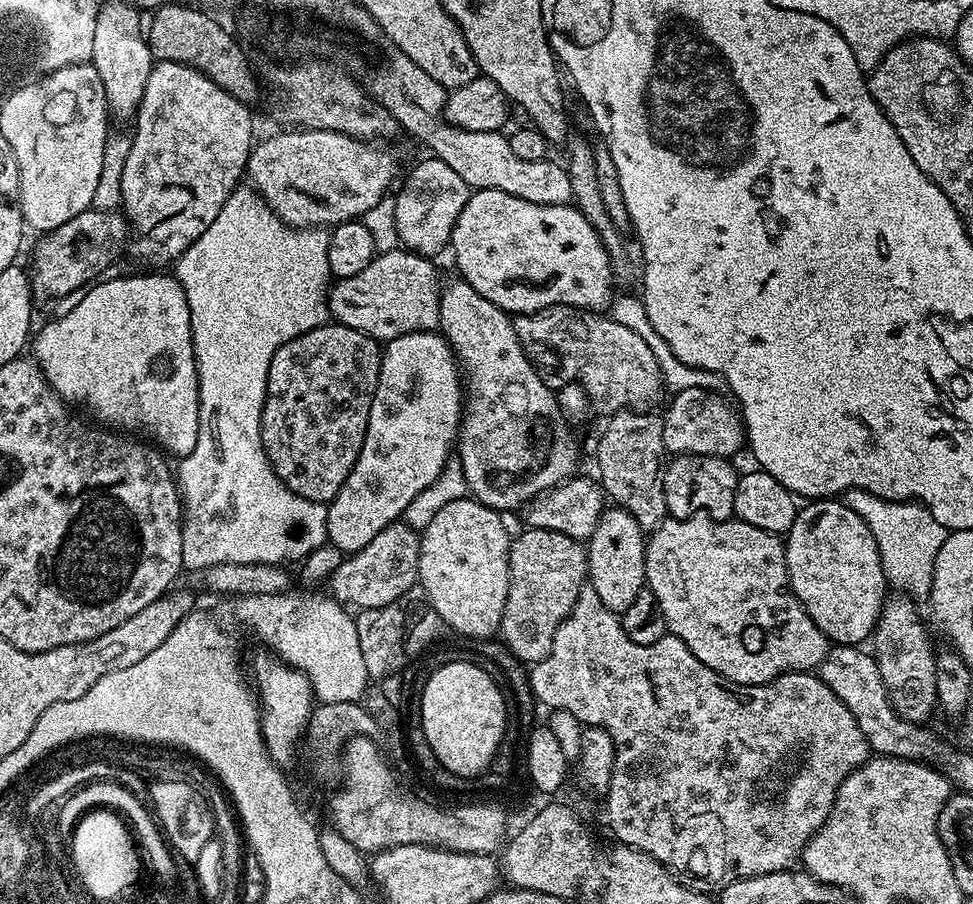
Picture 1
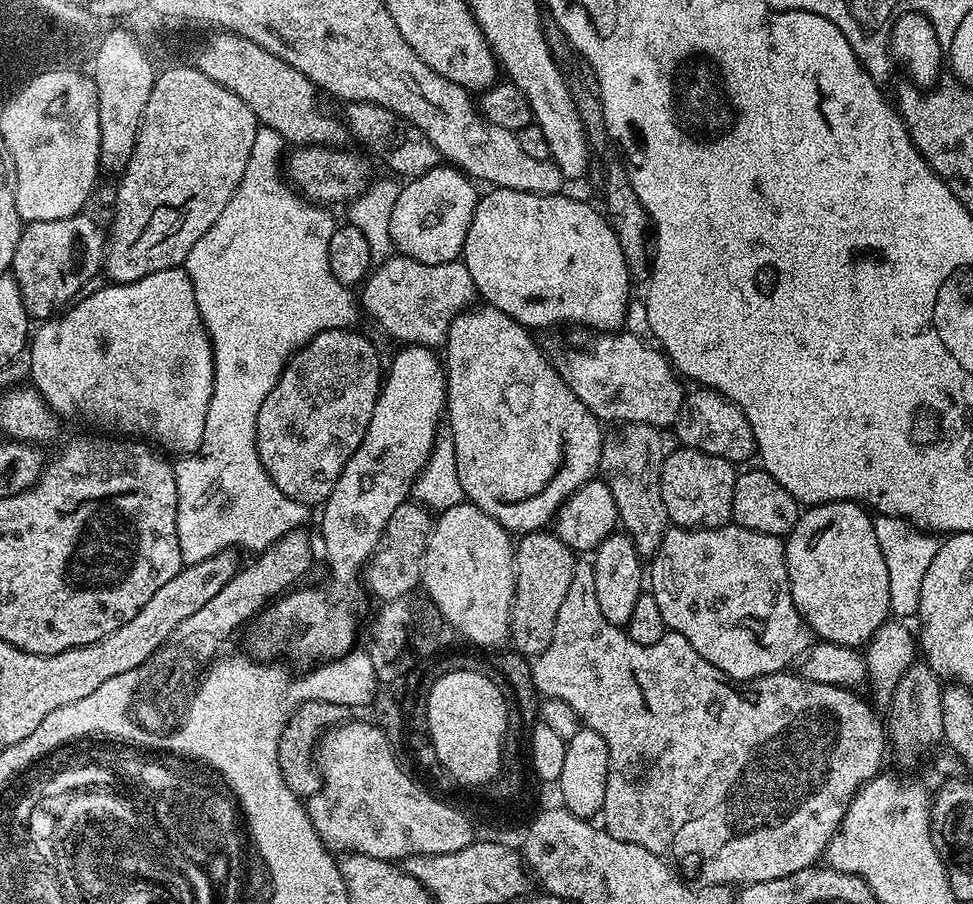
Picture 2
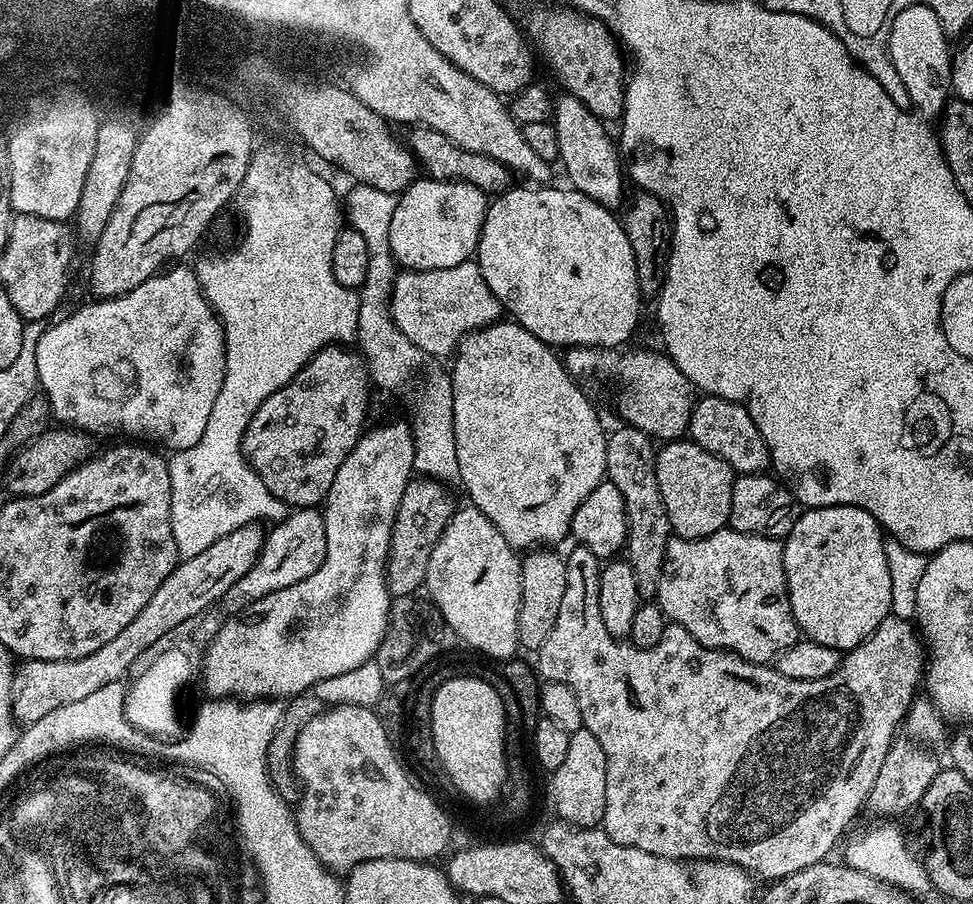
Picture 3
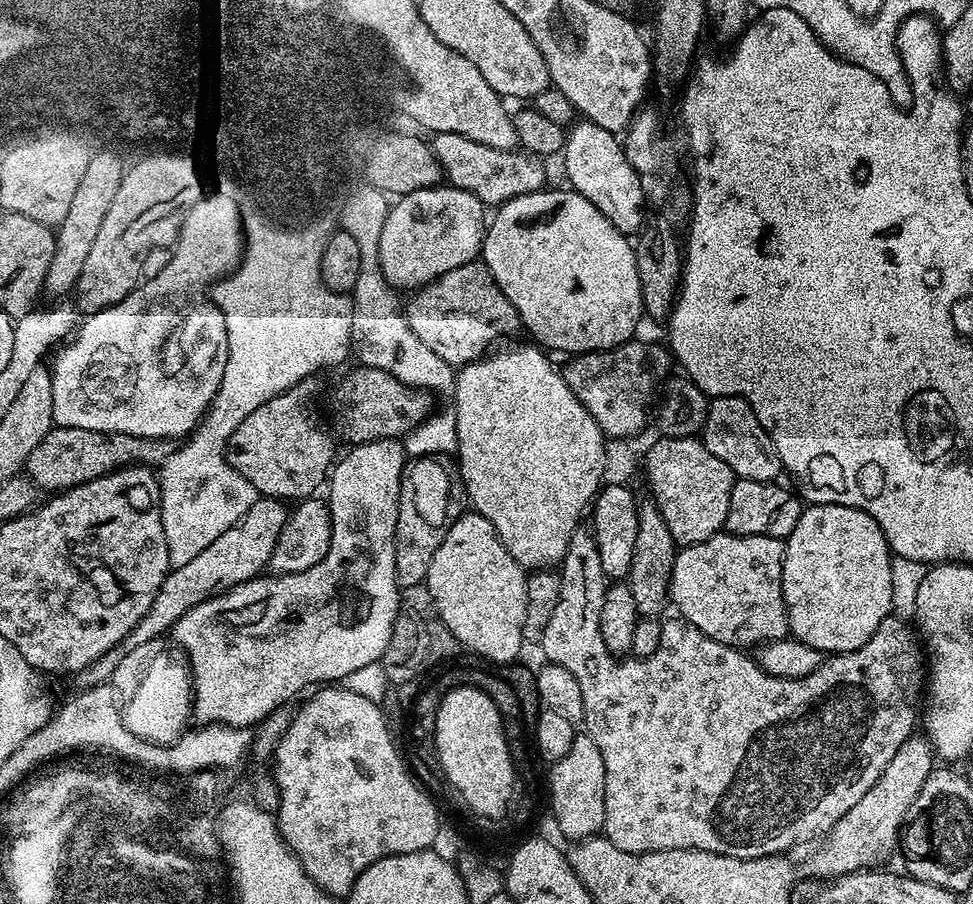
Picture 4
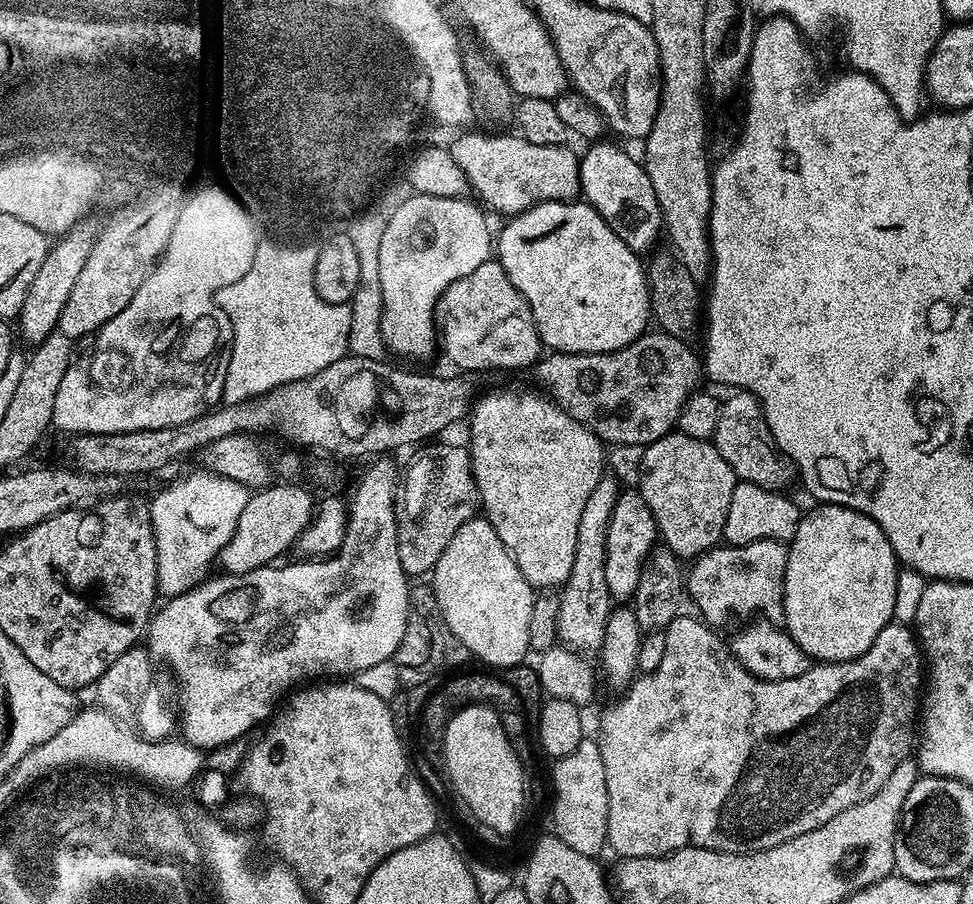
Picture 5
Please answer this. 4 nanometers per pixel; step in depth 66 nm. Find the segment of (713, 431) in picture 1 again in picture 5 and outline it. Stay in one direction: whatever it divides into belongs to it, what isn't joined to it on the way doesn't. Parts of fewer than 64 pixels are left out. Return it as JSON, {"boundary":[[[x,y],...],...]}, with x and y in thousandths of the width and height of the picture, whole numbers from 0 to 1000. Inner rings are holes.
{"boundary":[[[753,433],[752,438],[743,439],[738,458],[738,471],[730,487],[735,491],[738,502],[750,511],[757,532],[775,538],[783,538],[792,544],[810,542],[814,531],[819,530],[818,514],[811,504],[803,500],[795,489],[795,480],[791,471],[787,471],[787,462],[779,440],[772,434]]]}

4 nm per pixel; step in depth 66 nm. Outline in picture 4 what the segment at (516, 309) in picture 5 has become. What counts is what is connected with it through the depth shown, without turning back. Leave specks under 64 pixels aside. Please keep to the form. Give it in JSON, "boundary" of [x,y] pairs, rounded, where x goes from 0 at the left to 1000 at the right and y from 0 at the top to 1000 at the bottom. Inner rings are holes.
{"boundary":[[[495,290],[471,294],[420,327],[423,329],[417,332],[417,348],[421,365],[425,365],[425,369],[434,374],[435,381],[442,383],[454,400],[466,405],[493,397],[507,383],[518,378],[513,376],[528,371],[530,366],[533,368],[536,363],[532,343],[524,330],[516,325]]]}

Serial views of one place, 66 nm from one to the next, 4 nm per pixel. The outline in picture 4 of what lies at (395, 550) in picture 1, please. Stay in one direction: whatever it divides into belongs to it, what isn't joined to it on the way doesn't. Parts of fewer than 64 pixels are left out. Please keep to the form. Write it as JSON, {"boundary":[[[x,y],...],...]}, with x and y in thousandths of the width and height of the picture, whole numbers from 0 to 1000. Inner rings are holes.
{"boundary":[[[429,504],[422,511],[416,512],[411,534],[409,582],[407,583],[407,642],[412,652],[430,650],[439,643],[446,608],[454,604],[454,595],[458,595],[465,579],[472,571],[477,570],[478,565],[477,532],[473,529],[473,519],[468,508],[460,504]]]}

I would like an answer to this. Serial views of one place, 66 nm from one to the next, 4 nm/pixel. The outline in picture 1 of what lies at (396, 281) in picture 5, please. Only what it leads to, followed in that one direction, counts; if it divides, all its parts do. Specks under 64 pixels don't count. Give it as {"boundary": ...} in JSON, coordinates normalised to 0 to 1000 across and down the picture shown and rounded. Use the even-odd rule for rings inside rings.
{"boundary":[[[439,175],[423,186],[423,191],[415,199],[411,212],[406,213],[407,231],[405,241],[409,250],[411,270],[420,279],[429,279],[431,283],[448,285],[452,278],[459,275],[465,268],[465,256],[469,249],[471,237],[475,237],[475,228],[479,228],[483,209],[458,179],[447,175]]]}

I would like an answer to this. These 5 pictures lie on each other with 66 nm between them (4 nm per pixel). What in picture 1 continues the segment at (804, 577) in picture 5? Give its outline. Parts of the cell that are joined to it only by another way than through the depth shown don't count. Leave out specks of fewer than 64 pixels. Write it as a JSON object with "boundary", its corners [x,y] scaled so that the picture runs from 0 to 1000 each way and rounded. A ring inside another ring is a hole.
{"boundary":[[[863,551],[837,553],[819,565],[812,586],[808,590],[806,616],[810,627],[810,643],[814,656],[824,666],[828,679],[849,701],[856,713],[887,713],[888,707],[895,705],[900,698],[900,689],[904,677],[909,674],[911,663],[911,643],[906,631],[906,617],[902,613],[902,600],[898,600],[898,591],[894,591],[894,582],[874,560]]]}

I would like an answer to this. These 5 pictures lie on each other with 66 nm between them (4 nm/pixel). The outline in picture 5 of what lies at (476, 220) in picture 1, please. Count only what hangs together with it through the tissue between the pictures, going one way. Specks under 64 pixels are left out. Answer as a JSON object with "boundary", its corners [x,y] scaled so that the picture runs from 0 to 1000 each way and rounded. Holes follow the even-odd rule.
{"boundary":[[[562,221],[525,240],[508,265],[508,283],[539,326],[553,361],[555,379],[567,389],[630,389],[647,383],[668,363],[670,331],[659,284],[603,223]]]}

